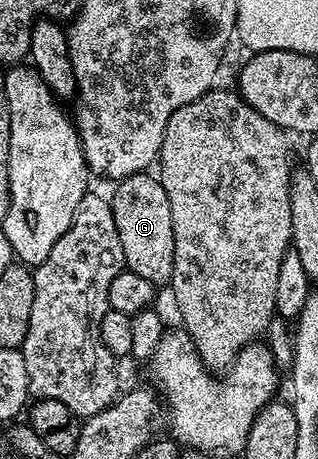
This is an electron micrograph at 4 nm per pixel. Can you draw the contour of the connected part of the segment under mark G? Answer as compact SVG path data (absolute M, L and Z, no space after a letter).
M148 170L128 176L113 188L116 189L110 195L110 203L114 226L118 226L118 242L122 242L125 269L146 278L146 282L154 286L171 285L174 274L174 218L170 214L170 198L166 198L166 190Z

